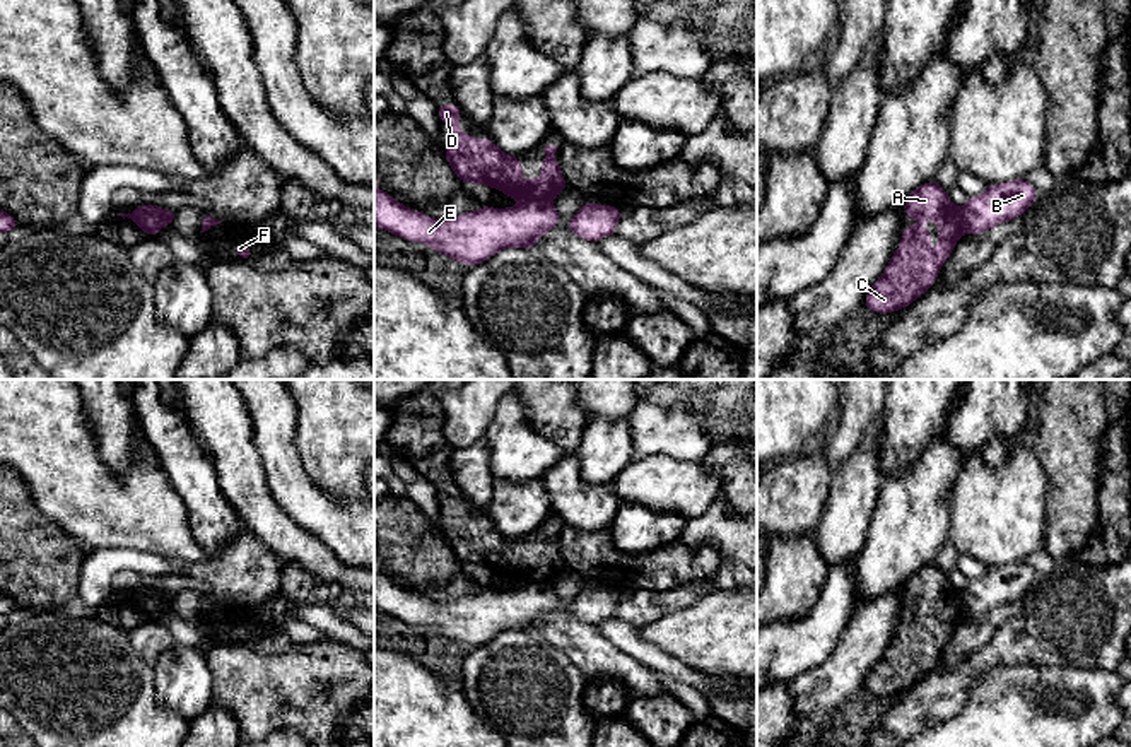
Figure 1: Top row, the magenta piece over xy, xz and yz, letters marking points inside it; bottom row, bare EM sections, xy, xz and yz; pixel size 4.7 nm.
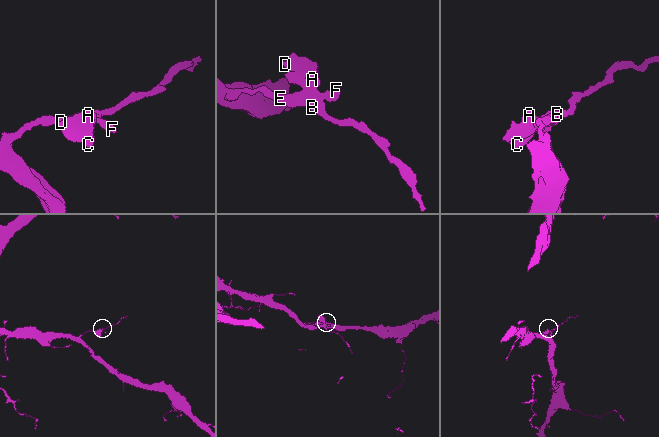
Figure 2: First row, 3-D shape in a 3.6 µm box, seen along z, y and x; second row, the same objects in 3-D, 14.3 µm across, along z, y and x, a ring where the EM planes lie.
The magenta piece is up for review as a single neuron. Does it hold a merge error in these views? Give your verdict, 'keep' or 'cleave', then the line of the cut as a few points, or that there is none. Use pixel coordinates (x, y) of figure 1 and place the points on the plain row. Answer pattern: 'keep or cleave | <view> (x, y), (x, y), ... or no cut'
cleave | xz (547, 583), (523, 585)

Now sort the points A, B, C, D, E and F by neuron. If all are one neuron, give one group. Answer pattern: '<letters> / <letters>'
A C D / B E F

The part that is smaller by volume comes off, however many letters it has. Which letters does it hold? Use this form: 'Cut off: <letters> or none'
Cut off: A, C, D

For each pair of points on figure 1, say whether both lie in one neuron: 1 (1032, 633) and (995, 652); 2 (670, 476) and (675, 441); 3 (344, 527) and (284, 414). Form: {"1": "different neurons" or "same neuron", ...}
{"1": "same neuron", "2": "different neurons", "3": "same neuron"}

